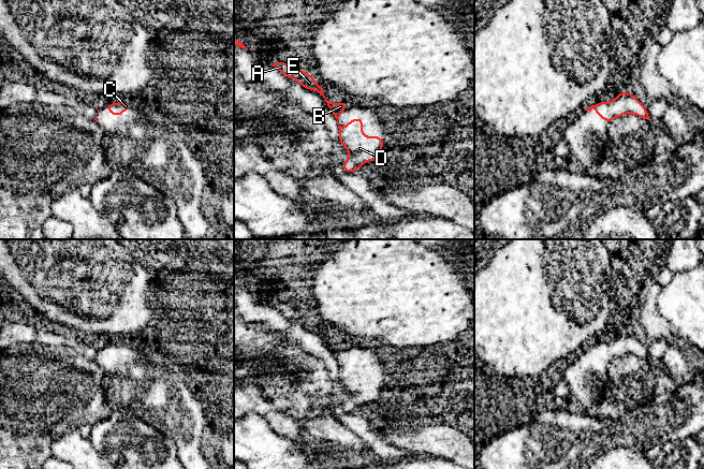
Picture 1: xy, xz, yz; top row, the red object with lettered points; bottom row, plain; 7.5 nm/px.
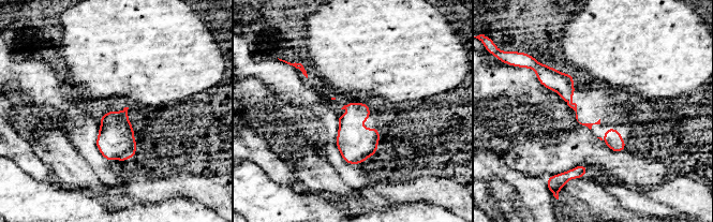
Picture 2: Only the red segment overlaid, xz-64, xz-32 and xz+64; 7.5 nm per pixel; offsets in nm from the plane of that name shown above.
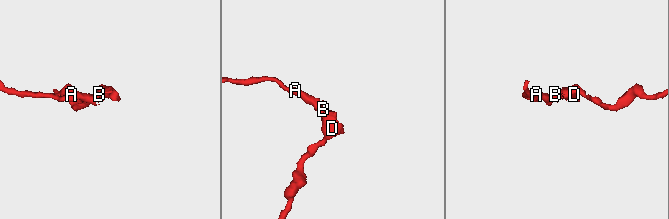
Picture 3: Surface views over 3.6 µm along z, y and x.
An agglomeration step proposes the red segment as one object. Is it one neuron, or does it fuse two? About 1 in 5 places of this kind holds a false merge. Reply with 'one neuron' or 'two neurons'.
one neuron

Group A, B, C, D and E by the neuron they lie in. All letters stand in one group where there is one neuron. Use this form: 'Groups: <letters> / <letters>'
Groups: A B C D E

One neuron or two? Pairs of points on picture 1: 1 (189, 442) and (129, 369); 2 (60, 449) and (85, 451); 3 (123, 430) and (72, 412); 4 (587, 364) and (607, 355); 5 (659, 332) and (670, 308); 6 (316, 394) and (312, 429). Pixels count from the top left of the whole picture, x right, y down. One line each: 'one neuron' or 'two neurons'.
1: one neuron
2: one neuron
3: two neurons
4: one neuron
5: two neurons
6: two neurons

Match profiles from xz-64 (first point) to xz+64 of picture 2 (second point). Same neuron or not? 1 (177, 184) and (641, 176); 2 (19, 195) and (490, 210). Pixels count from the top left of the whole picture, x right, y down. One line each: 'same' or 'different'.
1: different
2: same

